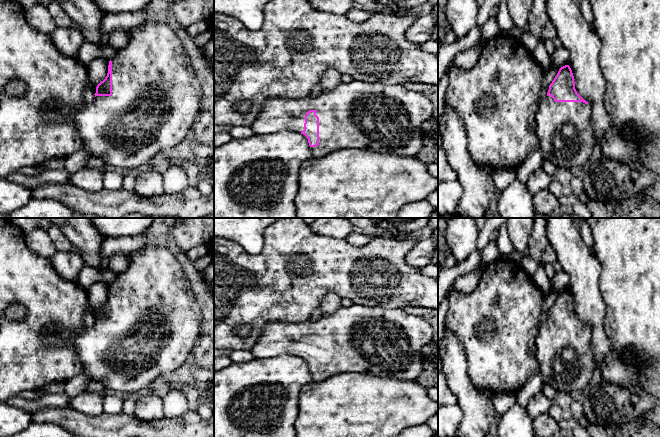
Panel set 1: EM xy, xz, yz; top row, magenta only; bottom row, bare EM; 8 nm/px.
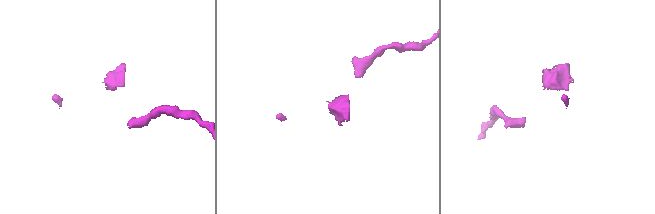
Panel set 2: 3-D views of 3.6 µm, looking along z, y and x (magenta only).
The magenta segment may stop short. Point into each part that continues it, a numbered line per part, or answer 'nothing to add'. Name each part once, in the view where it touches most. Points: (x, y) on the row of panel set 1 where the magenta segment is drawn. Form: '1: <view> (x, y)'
1: xz (350, 117)

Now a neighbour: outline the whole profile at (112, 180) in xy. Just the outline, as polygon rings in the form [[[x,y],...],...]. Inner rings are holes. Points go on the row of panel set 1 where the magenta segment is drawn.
[[[106,171],[103,176],[103,187],[107,190],[123,188],[124,174],[119,171]]]

